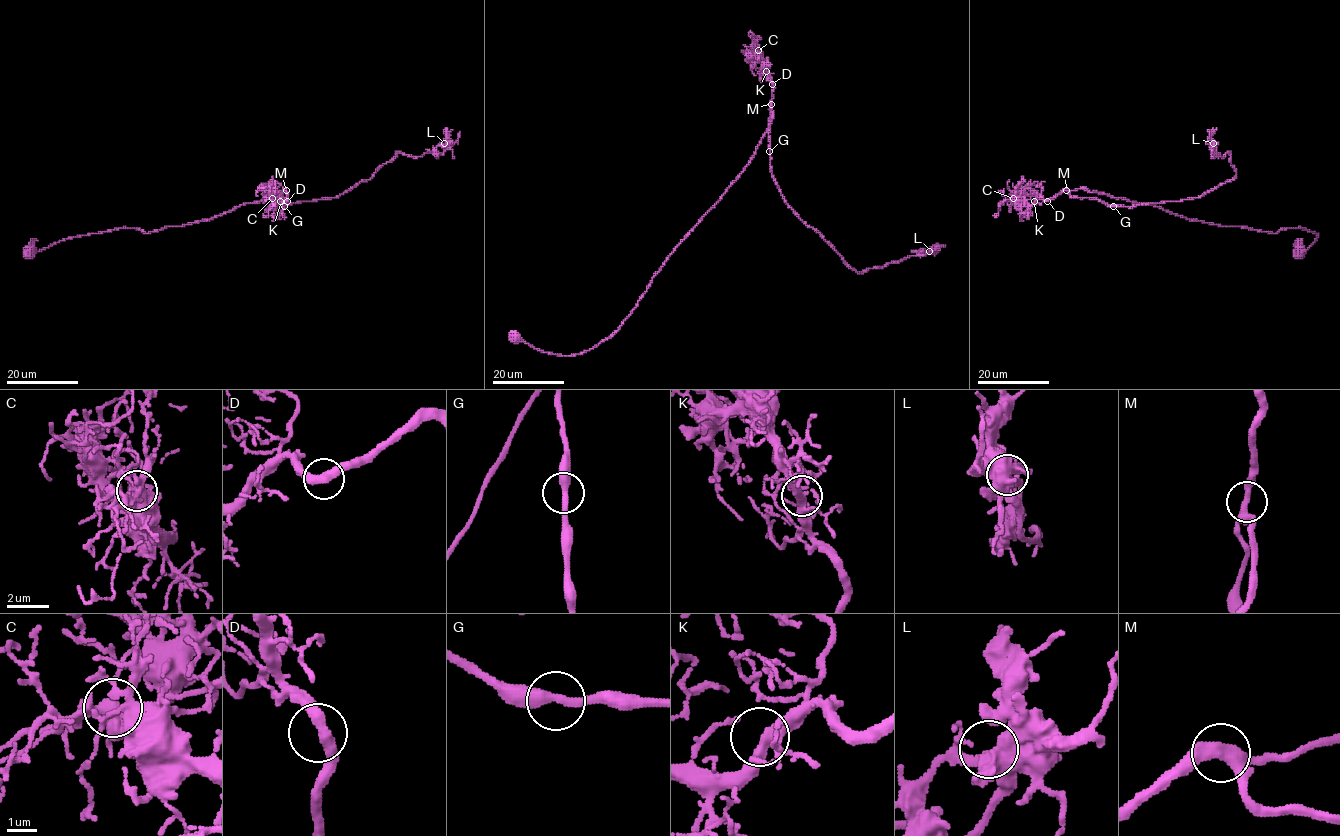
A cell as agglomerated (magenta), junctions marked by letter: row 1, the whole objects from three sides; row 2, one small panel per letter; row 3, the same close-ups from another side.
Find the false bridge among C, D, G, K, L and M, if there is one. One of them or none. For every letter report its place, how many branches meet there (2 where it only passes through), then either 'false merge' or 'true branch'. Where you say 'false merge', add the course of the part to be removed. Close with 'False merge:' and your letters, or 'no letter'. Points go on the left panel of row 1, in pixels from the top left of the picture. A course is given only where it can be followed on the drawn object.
C: (272, 198) | 4 | true branch
D: (287, 201) | 2 | true branch
G: (284, 206) | 2 | true branch
K: (280, 201) | 3 | true branch
L: (444, 143) | 3 | true branch
M: (286, 190) | 3 | true branch
False merge: no letter

